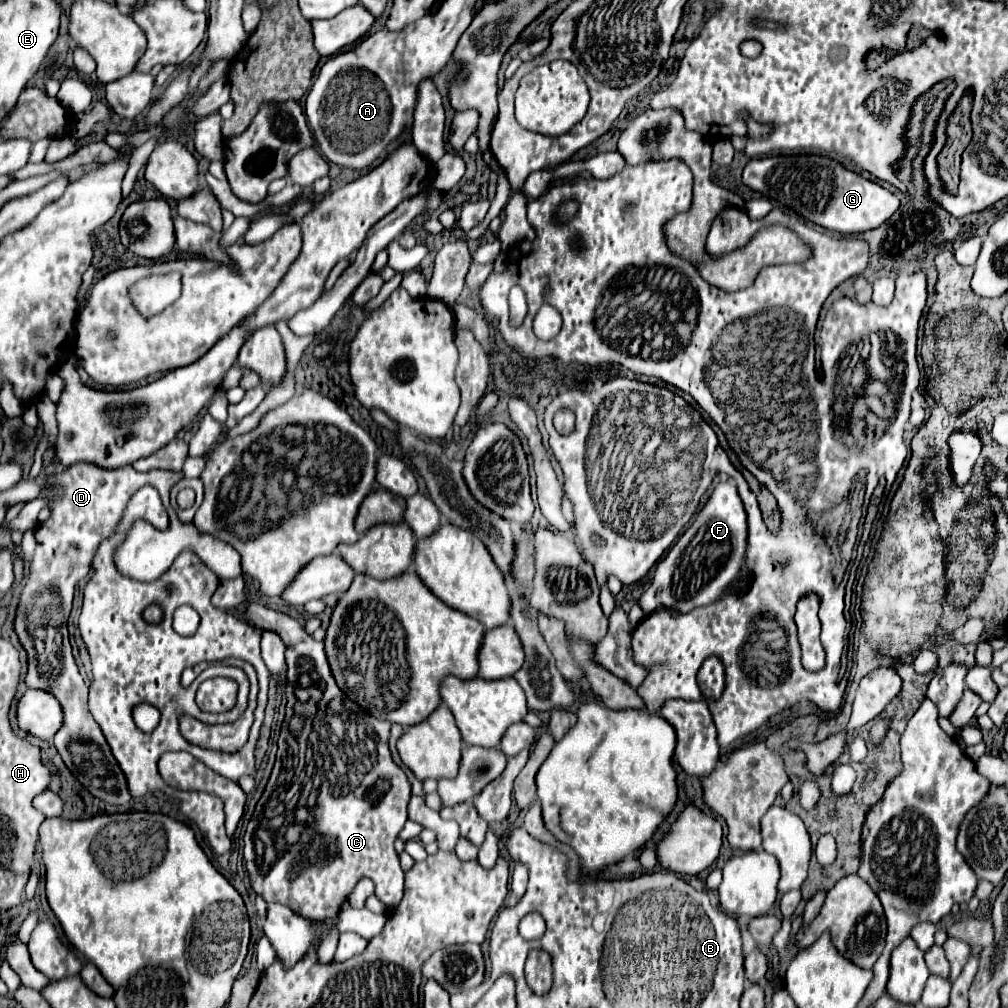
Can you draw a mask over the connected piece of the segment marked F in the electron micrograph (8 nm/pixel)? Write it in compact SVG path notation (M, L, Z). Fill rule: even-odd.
M719 483L705 507L683 531L669 553L657 563L655 577L649 591L637 601L645 615L649 615L657 605L665 605L679 613L691 611L695 607L709 605L715 601L723 589L737 577L743 567L747 547L747 519L737 487L729 483Z

